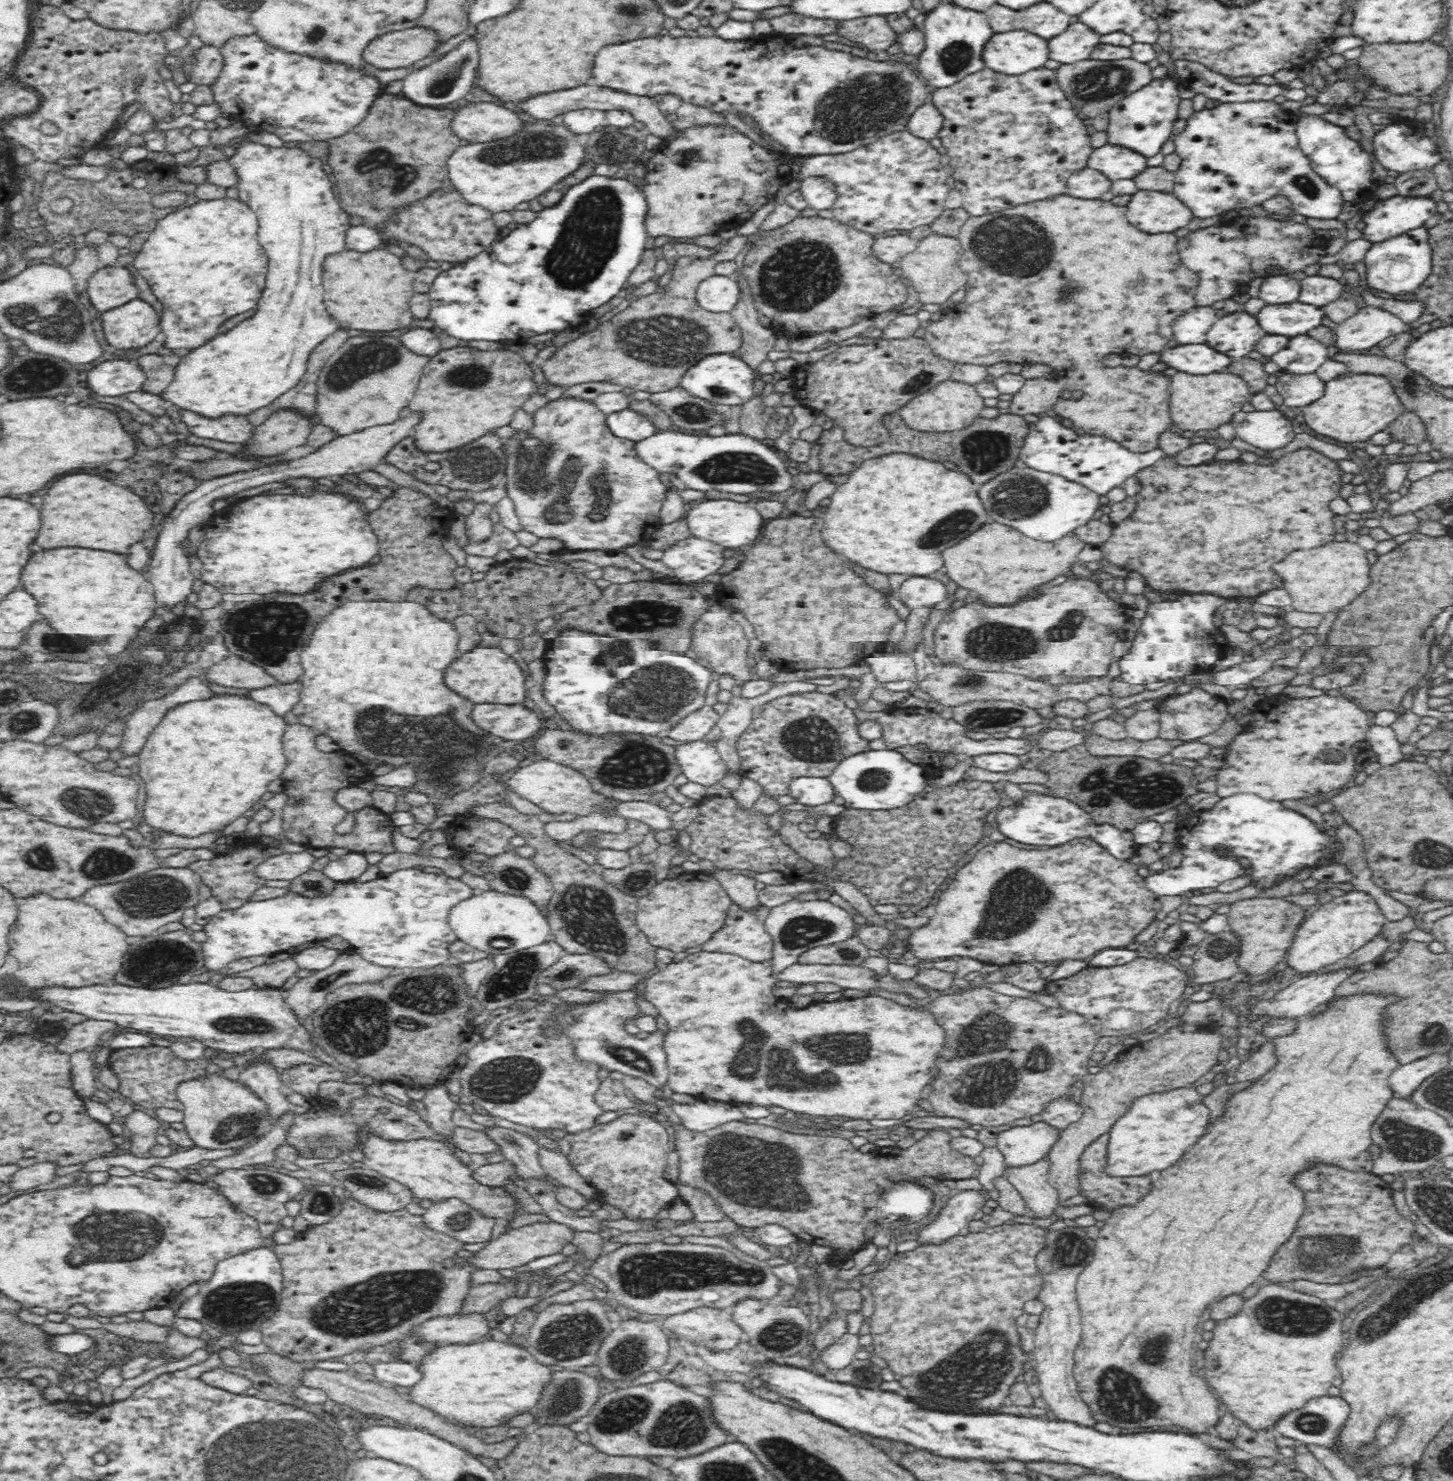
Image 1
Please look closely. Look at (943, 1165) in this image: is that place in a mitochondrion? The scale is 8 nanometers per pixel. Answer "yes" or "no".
no

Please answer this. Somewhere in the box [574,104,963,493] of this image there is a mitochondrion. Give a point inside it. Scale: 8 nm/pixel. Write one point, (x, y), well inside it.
(800, 275)

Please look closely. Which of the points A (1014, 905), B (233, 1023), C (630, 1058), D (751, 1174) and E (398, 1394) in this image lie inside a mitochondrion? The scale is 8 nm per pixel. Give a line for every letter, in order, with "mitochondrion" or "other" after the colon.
A: mitochondrion
B: mitochondrion
C: mitochondrion
D: mitochondrion
E: other

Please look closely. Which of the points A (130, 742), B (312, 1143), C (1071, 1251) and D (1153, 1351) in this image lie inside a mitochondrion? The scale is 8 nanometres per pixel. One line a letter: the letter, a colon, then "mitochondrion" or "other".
A: other
B: mitochondrion
C: mitochondrion
D: mitochondrion

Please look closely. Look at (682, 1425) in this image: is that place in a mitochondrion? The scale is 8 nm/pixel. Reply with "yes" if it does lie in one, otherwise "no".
yes

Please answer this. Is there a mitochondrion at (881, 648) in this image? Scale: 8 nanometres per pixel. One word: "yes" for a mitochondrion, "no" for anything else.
no

